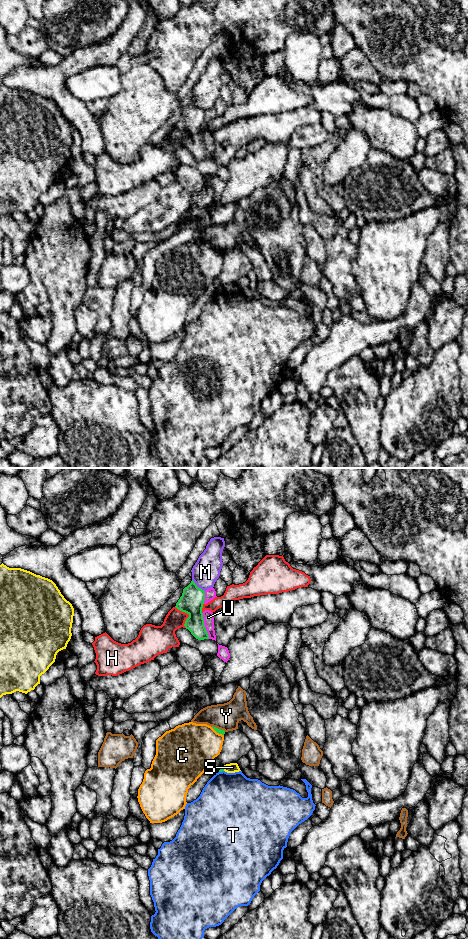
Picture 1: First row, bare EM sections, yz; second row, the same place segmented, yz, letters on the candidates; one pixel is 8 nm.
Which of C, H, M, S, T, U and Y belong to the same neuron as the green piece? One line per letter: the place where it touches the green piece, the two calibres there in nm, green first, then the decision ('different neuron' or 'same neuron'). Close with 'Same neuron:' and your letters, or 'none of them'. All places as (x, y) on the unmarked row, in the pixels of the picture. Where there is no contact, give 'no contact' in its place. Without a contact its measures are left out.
C: yz (217, 252) | 40/400 nm | different neuron
H: yz (189, 135) | 190/160 nm | different neuron
M: yz (198, 107) | 190/220 nm | different neuron
S: yz (223, 288) | 30/80 nm | different neuron
T: yz (221, 291) | 30/460 nm | different neuron
U: yz (204, 146) | 190/80 nm | different neuron
Y: yz (217, 248) | 40/220 nm | different neuron
Same neuron: none of them

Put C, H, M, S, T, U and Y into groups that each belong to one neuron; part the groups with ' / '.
C / H / M / S / T / U / Y

